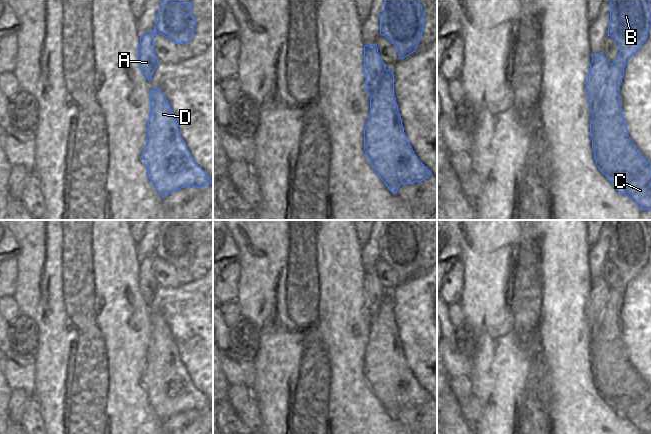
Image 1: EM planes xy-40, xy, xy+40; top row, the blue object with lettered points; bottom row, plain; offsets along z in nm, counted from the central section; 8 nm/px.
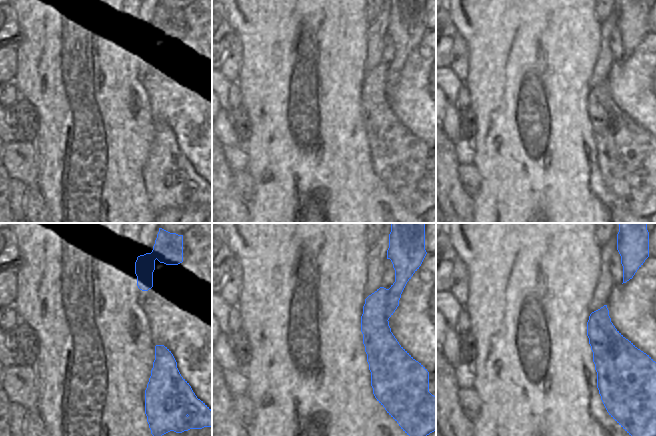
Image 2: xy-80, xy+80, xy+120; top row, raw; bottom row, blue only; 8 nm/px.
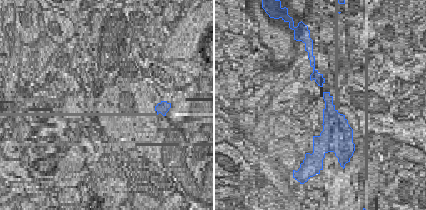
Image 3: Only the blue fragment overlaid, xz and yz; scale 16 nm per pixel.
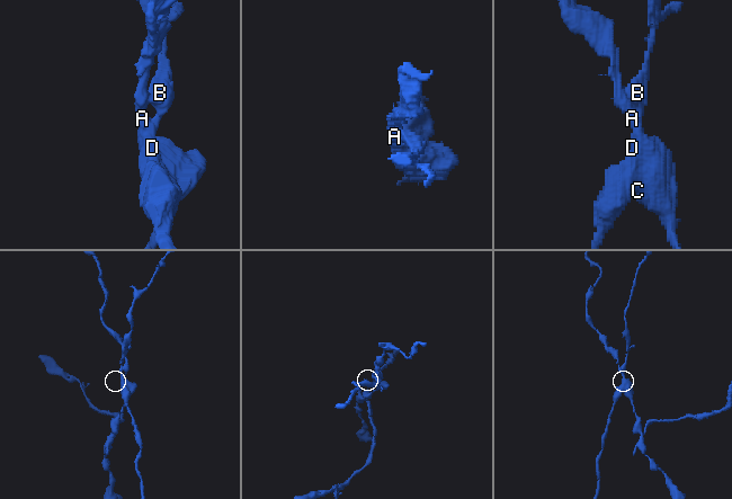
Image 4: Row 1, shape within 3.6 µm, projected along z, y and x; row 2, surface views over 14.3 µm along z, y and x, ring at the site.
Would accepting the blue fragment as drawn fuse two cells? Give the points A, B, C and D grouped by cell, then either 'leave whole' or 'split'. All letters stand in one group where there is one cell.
A C / B D | split

